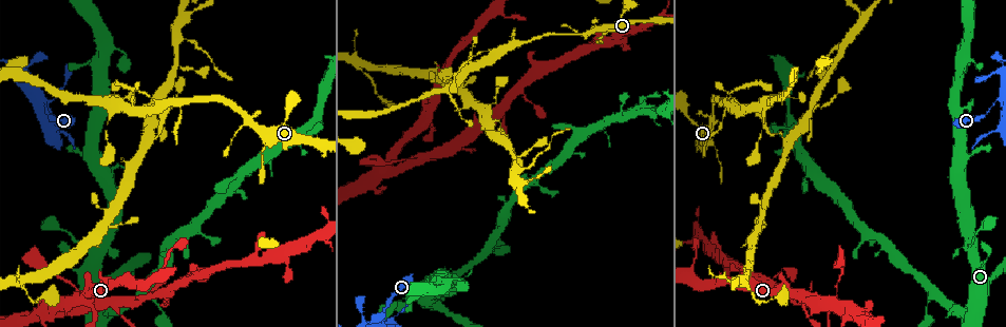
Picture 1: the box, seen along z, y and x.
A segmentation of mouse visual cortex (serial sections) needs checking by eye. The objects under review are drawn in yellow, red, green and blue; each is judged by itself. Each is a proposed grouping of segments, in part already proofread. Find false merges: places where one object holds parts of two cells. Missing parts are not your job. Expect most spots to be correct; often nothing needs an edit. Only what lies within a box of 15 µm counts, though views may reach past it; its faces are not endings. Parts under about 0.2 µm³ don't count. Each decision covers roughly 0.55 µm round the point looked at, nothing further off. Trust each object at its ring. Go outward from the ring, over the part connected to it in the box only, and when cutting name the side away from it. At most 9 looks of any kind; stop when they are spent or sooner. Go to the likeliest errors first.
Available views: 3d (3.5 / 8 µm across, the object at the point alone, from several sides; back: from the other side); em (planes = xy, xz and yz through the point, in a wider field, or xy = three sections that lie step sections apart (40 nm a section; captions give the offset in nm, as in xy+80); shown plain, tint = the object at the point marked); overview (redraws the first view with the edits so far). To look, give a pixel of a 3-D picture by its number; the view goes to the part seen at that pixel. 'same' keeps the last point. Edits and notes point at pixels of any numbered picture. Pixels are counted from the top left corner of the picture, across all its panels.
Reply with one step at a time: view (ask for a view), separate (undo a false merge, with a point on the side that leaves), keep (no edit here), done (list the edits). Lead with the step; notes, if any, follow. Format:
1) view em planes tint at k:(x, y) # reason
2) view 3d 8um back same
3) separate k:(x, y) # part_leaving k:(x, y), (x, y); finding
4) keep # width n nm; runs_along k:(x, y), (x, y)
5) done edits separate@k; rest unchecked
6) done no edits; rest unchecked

view 3d 3.5um at 1:(836, 290) # calibre changes

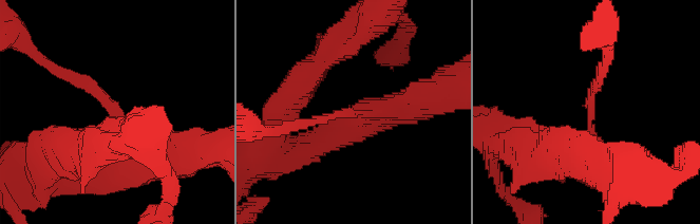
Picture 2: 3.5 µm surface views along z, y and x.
view em xy step 3 tint at 2:(117, 109) # arm_widths 150, 500 nm; need the tissue

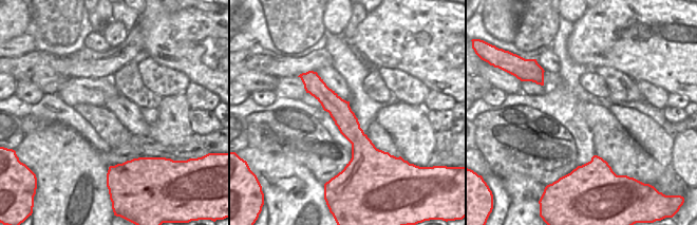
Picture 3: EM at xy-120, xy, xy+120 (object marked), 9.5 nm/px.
keep # runs_along 2:(113, 166), (126, 124), (57, 69); all the same cell

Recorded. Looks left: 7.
view 3d 3.5um at 1:(969, 247) # arms part here

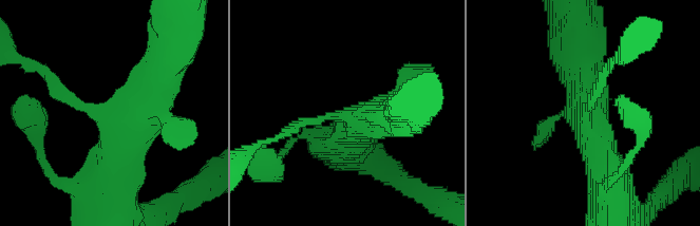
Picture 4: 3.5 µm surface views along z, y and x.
view em xy step 1 tint at 4:(589, 116)

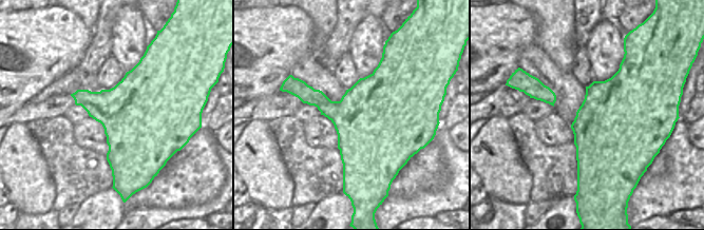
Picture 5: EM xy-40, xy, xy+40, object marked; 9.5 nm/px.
keep # width 800 nm; runs_along 4:(113, 203), (113, 157), (165, 60); continuous, no second cell

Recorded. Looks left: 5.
view 3d 8um back at 1:(46, 102) # arms run side by side

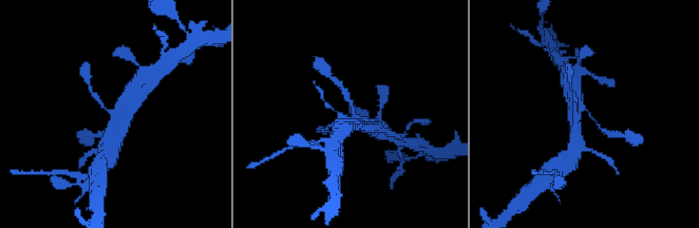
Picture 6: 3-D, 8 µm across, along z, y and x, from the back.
view 3d 3.5um at 6:(351, 112) # closer look

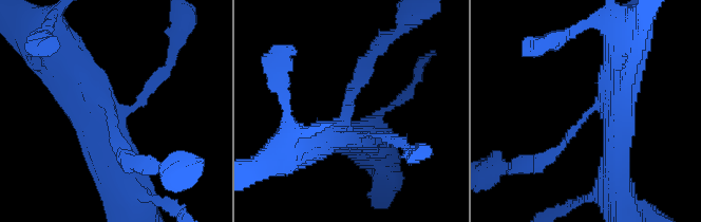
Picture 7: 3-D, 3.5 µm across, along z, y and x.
view em xy step 3 tint at 7:(349, 106) # now the EM

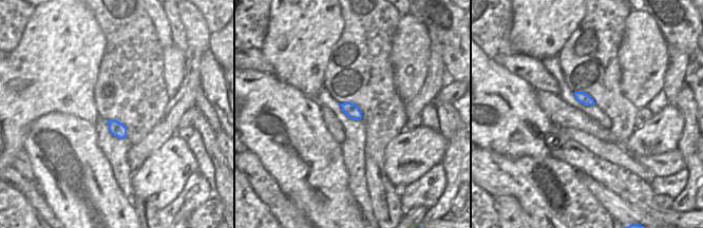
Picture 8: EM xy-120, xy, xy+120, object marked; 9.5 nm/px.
keep # runs_along 7:(368, 59), (349, 94), (346, 137); all the same cell

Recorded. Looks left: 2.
view 3d 8um at 1:(178, 104) # sudden change in width

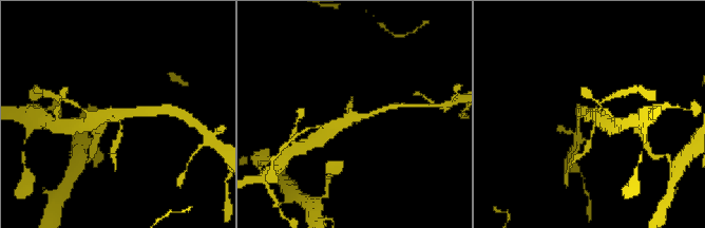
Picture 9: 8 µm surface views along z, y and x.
view em xy step 5 tint at 9:(589, 114) # need the tissue

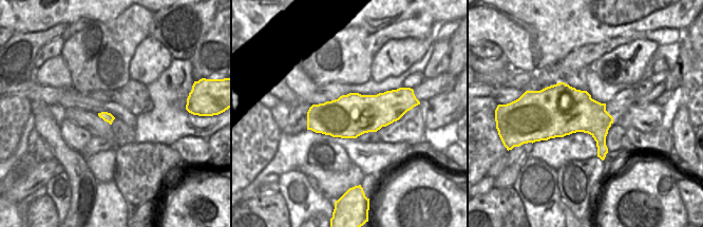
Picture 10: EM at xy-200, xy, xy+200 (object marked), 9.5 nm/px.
keep # runs_along 9:(381, 110), (336, 125), (326, 132); all the same cell

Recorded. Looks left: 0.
done no edits; rest unchecked

